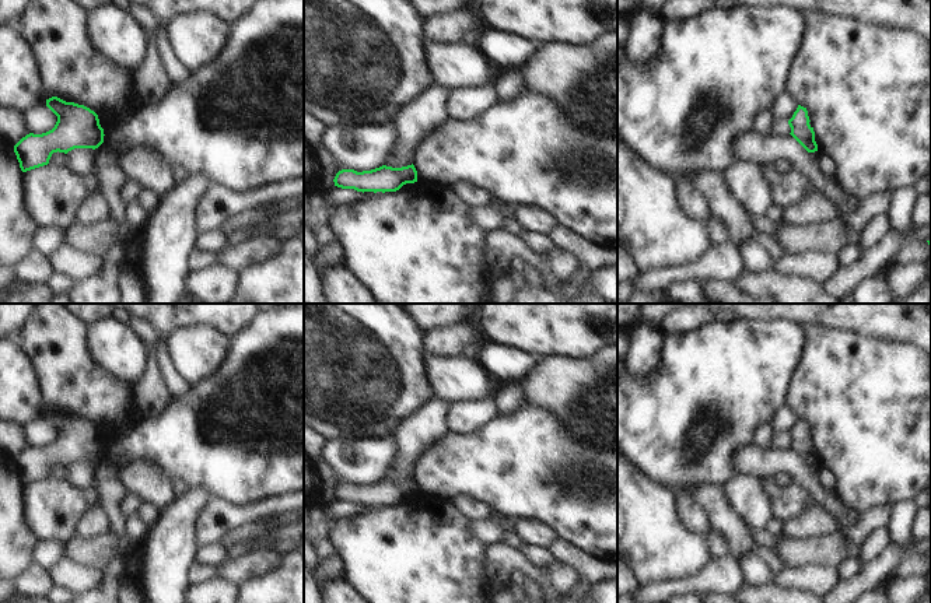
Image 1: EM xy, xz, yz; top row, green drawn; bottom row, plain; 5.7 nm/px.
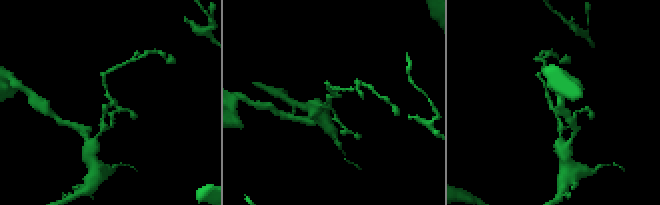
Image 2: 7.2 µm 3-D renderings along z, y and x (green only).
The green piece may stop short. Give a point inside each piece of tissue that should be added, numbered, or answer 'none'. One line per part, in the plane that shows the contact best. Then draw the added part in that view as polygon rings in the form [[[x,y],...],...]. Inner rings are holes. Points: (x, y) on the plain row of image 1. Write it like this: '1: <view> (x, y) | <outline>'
none

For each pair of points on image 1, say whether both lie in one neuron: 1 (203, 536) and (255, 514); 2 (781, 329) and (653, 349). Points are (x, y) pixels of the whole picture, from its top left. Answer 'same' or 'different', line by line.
1: same
2: different

